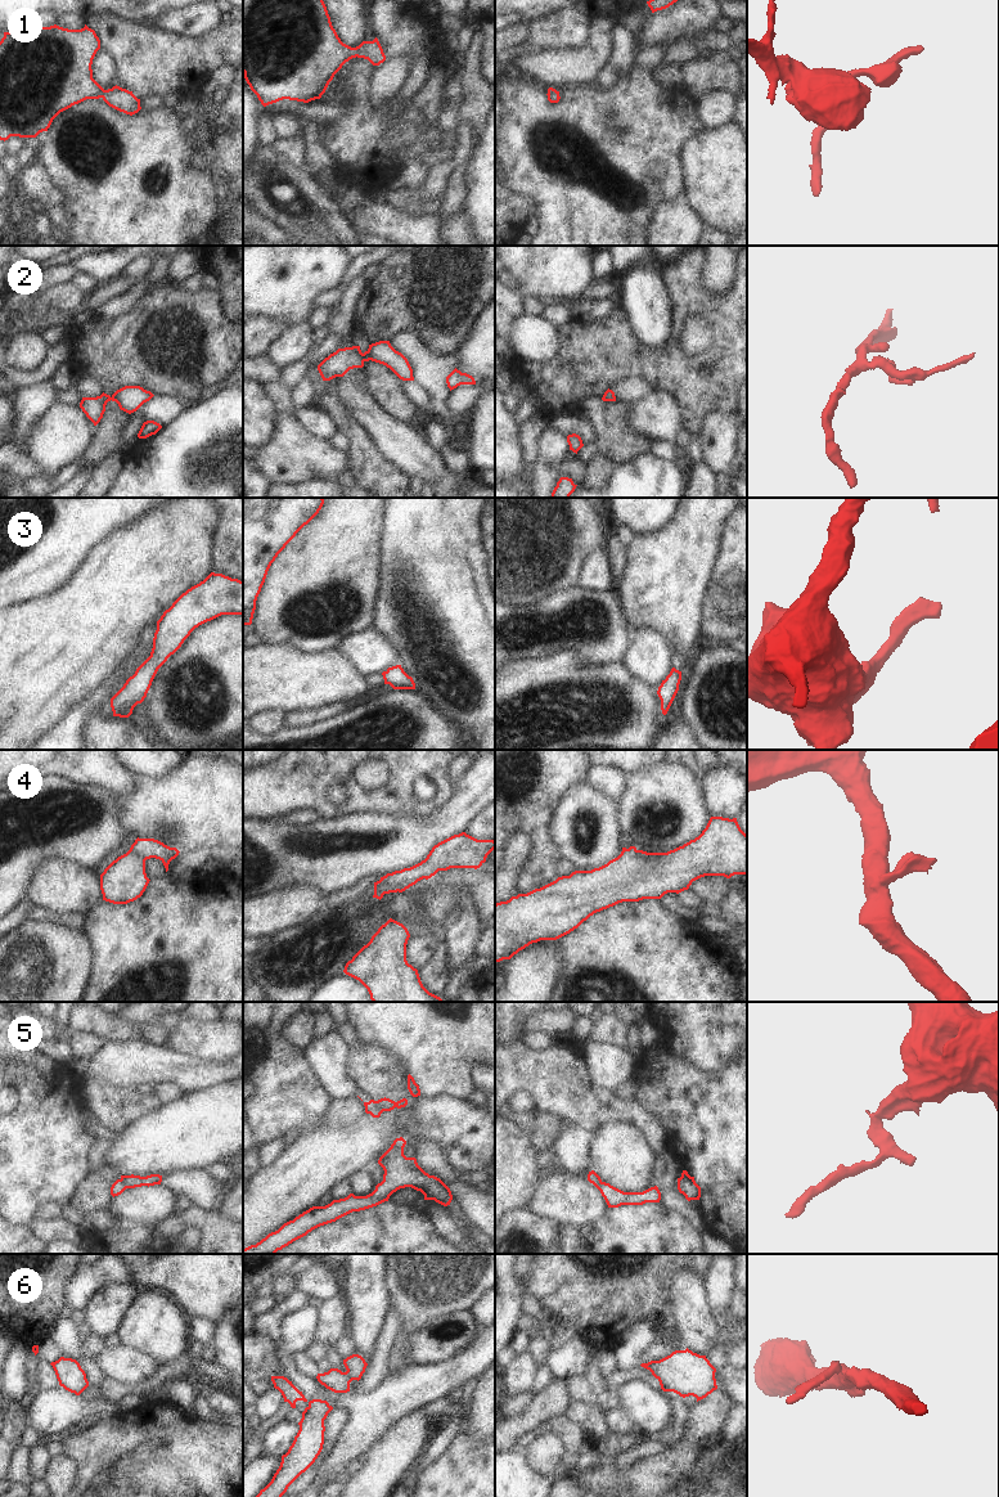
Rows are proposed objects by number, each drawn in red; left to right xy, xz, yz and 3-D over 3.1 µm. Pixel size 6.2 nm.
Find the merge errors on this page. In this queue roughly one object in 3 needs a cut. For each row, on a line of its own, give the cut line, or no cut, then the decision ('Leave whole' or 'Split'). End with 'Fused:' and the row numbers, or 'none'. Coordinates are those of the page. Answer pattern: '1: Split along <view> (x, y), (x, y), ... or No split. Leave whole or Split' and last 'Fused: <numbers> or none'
1: No split. Leave whole
2: No split. Leave whole
3: No split. Leave whole
4: Split along xz (382, 877), (382, 890), (385, 893). Split
5: Split along xz (374, 1101), (383, 1110). Split
6: Split along xz (307, 1407), (302, 1416). Split
Fused: 4, 5, 6.

